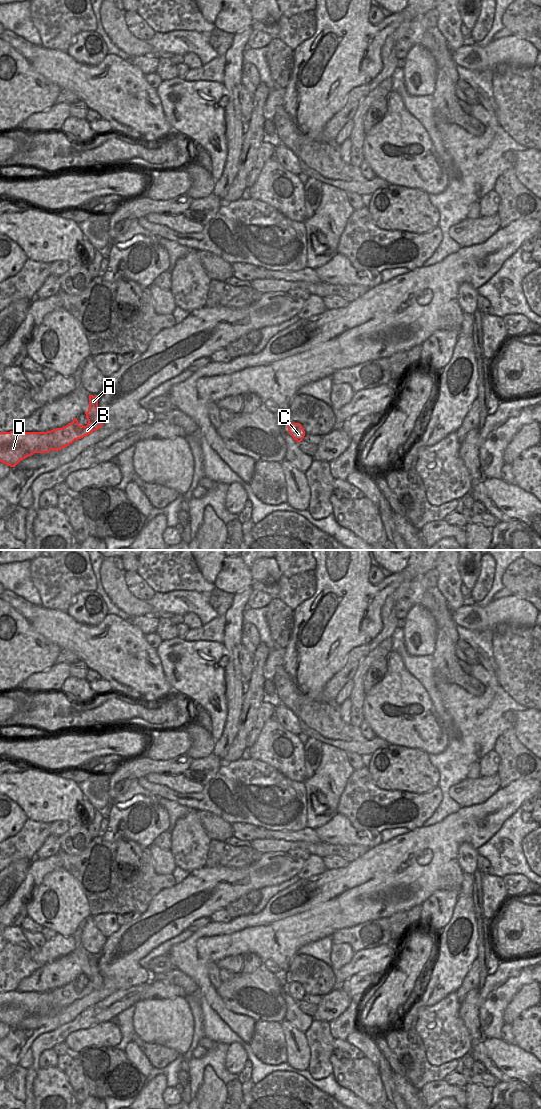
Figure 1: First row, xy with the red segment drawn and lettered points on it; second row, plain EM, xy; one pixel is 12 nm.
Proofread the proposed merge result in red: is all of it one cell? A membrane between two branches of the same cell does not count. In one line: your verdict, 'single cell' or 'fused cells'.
single cell

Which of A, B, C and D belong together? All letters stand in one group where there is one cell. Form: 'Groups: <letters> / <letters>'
Groups: A B C D

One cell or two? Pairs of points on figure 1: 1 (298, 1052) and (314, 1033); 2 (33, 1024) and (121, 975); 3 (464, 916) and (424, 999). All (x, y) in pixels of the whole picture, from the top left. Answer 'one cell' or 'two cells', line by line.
1: two cells
2: one cell
3: one cell

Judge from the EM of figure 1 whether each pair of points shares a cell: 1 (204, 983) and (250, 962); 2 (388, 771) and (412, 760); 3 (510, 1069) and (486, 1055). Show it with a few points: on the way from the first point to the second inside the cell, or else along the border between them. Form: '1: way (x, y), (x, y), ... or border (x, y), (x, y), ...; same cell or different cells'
1: border (243, 955), (255, 953), (263, 962); different cells
2: way (394, 768), (406, 766); same cell
3: way (505, 1063), (496, 1055), (492, 1055); same cell

